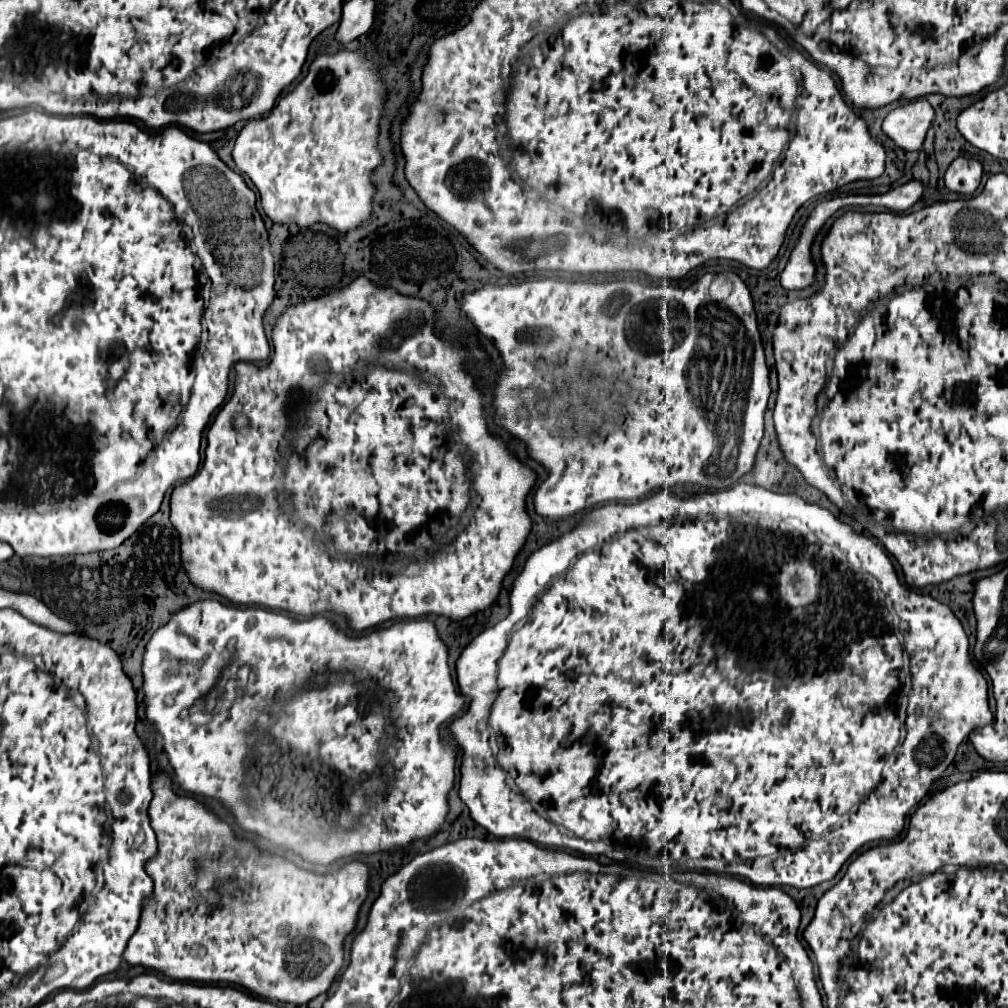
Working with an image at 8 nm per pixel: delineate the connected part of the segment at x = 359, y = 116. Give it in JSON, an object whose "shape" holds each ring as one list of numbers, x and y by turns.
{"shape":[[340,51,336,55,318,55,298,87,280,97,278,107,244,125,234,145,234,161,258,187,262,209,272,221,296,223,300,227,322,221,344,233,368,219,376,191,370,173,382,161,376,137,384,99,386,91,378,79,378,71,364,53]]}

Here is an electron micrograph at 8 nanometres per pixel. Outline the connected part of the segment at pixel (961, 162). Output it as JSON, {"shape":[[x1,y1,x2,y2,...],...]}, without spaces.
{"shape":[[958,157,950,163,944,175,944,185,948,191,958,195,972,195,982,181,982,165,976,159]]}

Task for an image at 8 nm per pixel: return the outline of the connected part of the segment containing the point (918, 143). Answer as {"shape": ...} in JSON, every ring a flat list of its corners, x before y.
{"shape":[[916,99,892,109,882,131,904,151,918,151,924,143,926,131,934,119,934,109,926,99]]}

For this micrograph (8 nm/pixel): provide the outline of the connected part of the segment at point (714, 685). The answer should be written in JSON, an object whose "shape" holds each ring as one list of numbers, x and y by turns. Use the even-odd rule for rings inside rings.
{"shape":[[738,483,738,485,734,485,734,487,730,487,730,489,724,489,724,491,714,491,714,493,694,493,694,495,676,495,676,493,672,493,672,491,670,491,670,489,660,489,660,491,658,491,658,493,654,493,654,495,650,495,650,497,646,497,646,499,642,499,642,501,638,501,638,503,632,503,632,505,620,505,620,504,617,504,617,505,615,505,615,504,611,504,611,505,607,505,607,506,603,506,603,507,600,507,600,508,596,508,596,509,593,509,593,510,591,510,591,511,589,511,589,512,586,512,586,513,585,513,585,515,584,515,584,516,583,516,583,517,582,517,582,518,581,518,581,519,580,519,580,522,579,522,579,523,580,523,580,524,579,524,579,525,578,525,578,526,577,526,577,527,575,527,575,528,573,528,573,529,572,529,572,531,568,531,568,533,564,533,564,535,560,535,560,537,558,537,558,539,554,539,554,541,550,541,550,543,548,543,548,545,544,545,544,547,542,547,542,549,538,549,538,551,534,551,534,553,532,553,532,555,530,555,530,557,528,557,528,561,526,561,526,565,524,565,524,569,522,569,522,573,520,573,520,575,518,575,518,579,516,579,516,581,514,581,514,587,512,587,512,593,510,593,510,615,508,615,508,617,506,617,506,619,504,619,504,621,500,621,500,623,496,623,496,625,494,625,494,627,490,627,490,628,488,628,488,629,486,629,486,631,482,631,482,633,480,633,480,635,478,635,478,637,474,637,474,639,472,639,472,641,470,641,470,645,468,645,468,647,466,647,466,649,464,649,464,651,462,651,462,655,460,655,460,657,458,657,458,661,456,661,456,681,458,681,458,687,460,687,460,693,462,693,462,695,464,695,464,697,466,697,466,699,470,699,470,701,468,701,468,707,466,707,466,711,464,711,464,713,462,713,462,715,458,715,458,717,456,717,456,719,454,719,454,721,452,721,452,723,450,723,450,725,448,725,448,733,450,733,450,735,452,735,452,739,454,739,454,743,456,743,456,745,458,745,458,747,460,747,460,749,462,749,462,763,460,763,460,787,458,787,458,795,460,795,460,799,462,799,462,801,464,801,464,803,466,803,466,807,468,807,468,809,470,809,470,815,472,815,472,819,474,819,474,821,476,821,476,823,478,823,478,825,482,825,482,827,484,827,484,829,486,829,486,831,488,831,488,833,492,833,492,835,496,835,496,837,522,837,522,839,530,839,530,841,534,841,534,843,538,843,538,845,544,845,544,847,552,847,552,849,566,849,566,851,576,851,576,853,582,853,582,855,596,855,596,853,602,853,602,847,600,847,600,843,604,843,604,845,608,845,608,847,610,847,610,849,614,849,614,851,620,851,620,861,630,861,630,863,642,863,642,865,644,865,644,863,646,863,646,867,652,867,652,865,648,865,648,863,650,863,650,861,652,861,652,859,656,859,656,855,660,855,660,853,666,853,666,855,668,855,668,857,670,857,670,861,674,861,674,863,676,863,676,865,678,865,678,867,682,867,682,869,688,869,688,871,716,871,716,873,724,873,724,871,726,871,726,873,730,873,730,875,740,875,740,877,746,877,746,879,748,879,748,881,750,881,750,883,754,883,754,885,760,885,760,887,774,887,774,885,790,885,790,887,798,887,798,889,806,889,806,887,814,887,814,885,820,885,820,883,822,883,822,881,830,881,830,879,834,879,834,877,836,877,836,873,838,873,838,871,840,871,840,867,842,867,842,865,844,865,844,863,846,863,846,861,848,861,848,859,850,859,850,857,852,857,852,855,854,855,854,853,856,853,856,851,858,851,858,849,860,849,860,847,864,847,864,845,868,845,868,843,876,843,876,841,878,841,878,843,884,843,884,841,892,841,892,839,896,839,896,837,898,837,898,835,900,835,900,833,902,833,902,829,904,829,904,823,906,823,906,815,908,815,908,813,910,813,910,809,914,809,914,807,918,807,918,803,920,803,920,801,922,801,922,797,924,797,924,795,926,795,926,793,928,793,928,789,930,789,930,785,932,785,932,783,934,783,934,779,938,779,938,777,940,777,940,775,942,775,942,771,944,771,944,769,946,769,946,765,950,765,950,763,952,763,952,761,954,761,954,755,956,755,956,749,958,749,958,745,960,745,960,743,962,743,962,741,964,741,964,737,968,737,968,733,970,733,970,731,972,731,972,729,976,729,976,727,982,727,982,725,986,725,986,723,990,723,990,721,992,721,992,711,990,711,990,705,988,705,988,685,986,685,986,679,984,679,984,677,982,677,982,673,980,673,980,671,978,671,978,669,976,669,976,667,974,667,974,663,972,663,972,657,970,657,970,645,968,645,968,635,966,635,966,631,964,631,964,627,962,627,962,623,960,623,960,621,958,621,958,619,956,619,956,615,954,615,954,613,952,613,952,611,950,611,950,609,948,609,948,607,946,607,946,605,942,605,942,603,940,603,940,601,936,601,936,599,934,599,934,597,930,597,930,595,922,595,922,593,914,593,914,591,910,591,910,589,906,589,906,587,904,587,904,585,902,585,902,583,900,583,900,581,898,581,898,577,896,577,896,571,892,571,892,563,890,563,890,557,888,557,888,555,884,555,884,551,882,551,882,549,880,549,880,545,878,545,878,543,876,543,876,541,874,541,874,539,868,539,868,537,864,537,864,535,856,535,856,533,852,533,852,529,850,529,850,527,848,527,848,525,844,525,844,523,840,523,840,521,838,521,838,519,836,519,836,517,834,517,834,515,832,515,832,513,830,513,830,511,828,511,828,509,822,509,822,507,818,507,818,505,810,505,810,503,806,503,806,501,804,501,804,499,800,499,800,497,798,497,798,495,792,495,792,493,774,493,774,491,768,491,768,489,764,489,764,487,756,487,756,485,748,485,748,483],[826,557,830,557,830,559,828,559,828,563,822,563,822,567,824,567,824,565,826,565,826,567,830,567,830,577,828,577,828,581,830,581,830,583,832,583,832,603,840,603,840,605,838,605,838,607,836,607,836,609,832,609,832,611,826,611,826,613,824,613,824,615,820,615,820,625,816,625,816,621,812,621,812,619,814,619,814,615,812,615,812,611,808,611,808,609,806,609,806,607,796,607,796,601,794,601,794,605,792,605,792,597,790,597,790,599,788,599,788,597,784,597,784,595,780,595,780,593,778,593,778,587,780,587,780,577,782,577,782,575,784,575,784,573,782,573,782,571,802,571,802,569,800,569,800,563,798,563,798,561,804,561,804,559,808,559,808,561,810,561,810,569,812,569,812,571,820,571,820,561,822,561,822,559,826,559],[896,613,898,613,898,617,900,617,900,631,902,631,902,635,904,635,904,647,906,647,906,649,908,649,908,657,910,657,910,673,912,673,912,689,910,689,910,699,908,699,908,717,906,717,906,737,904,737,904,741,902,741,902,745,900,745,900,719,898,719,898,693,900,693,900,681,898,681,898,675,900,675,900,663,902,663,902,651,904,651,904,649,902,649,902,641,900,641,900,631,898,631,898,617,896,617]]}

